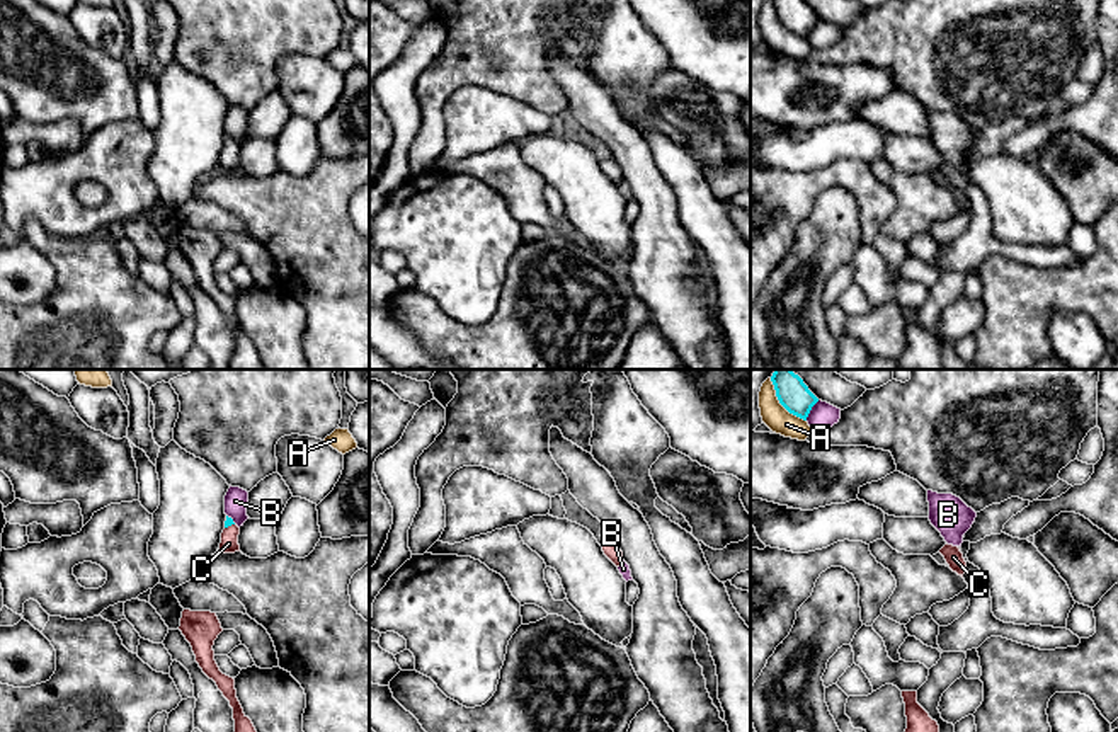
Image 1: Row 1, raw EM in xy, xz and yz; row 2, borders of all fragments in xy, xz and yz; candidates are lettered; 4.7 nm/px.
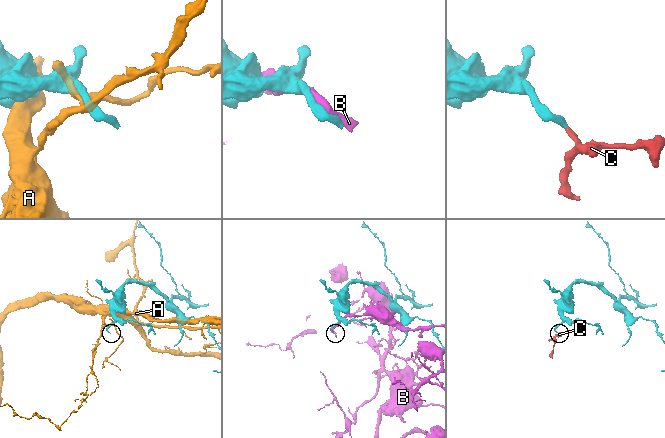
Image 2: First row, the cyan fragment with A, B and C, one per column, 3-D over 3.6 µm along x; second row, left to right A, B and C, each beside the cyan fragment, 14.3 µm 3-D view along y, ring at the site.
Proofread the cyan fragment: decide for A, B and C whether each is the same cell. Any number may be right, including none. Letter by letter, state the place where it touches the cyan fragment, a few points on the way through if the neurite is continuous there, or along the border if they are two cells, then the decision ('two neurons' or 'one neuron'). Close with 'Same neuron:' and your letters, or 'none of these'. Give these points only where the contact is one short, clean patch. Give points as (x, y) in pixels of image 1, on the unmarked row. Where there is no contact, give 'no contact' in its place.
A: yz (783, 24) | two neurons
B: yz (810, 28) | two neurons
C: xy (228, 143) | across xy (228, 140), (228, 143), (228, 162) | one neuron
Same neuron: C

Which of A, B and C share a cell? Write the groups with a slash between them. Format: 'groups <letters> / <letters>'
groups A / B / C

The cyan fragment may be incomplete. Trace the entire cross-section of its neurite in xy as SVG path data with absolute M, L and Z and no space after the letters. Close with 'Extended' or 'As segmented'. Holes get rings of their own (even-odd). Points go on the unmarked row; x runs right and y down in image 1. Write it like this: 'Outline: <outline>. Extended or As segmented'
Outline: M226 134L225 148L221 152L220 170L223 172L240 170L238 153L240 153L240 146L233 141L231 136Z. Extended

